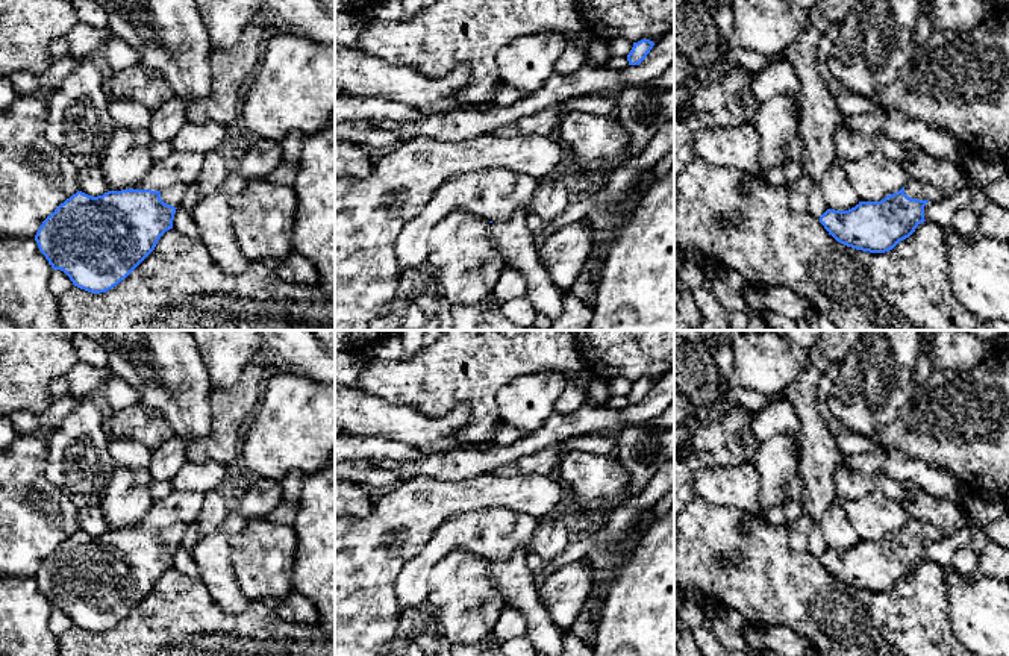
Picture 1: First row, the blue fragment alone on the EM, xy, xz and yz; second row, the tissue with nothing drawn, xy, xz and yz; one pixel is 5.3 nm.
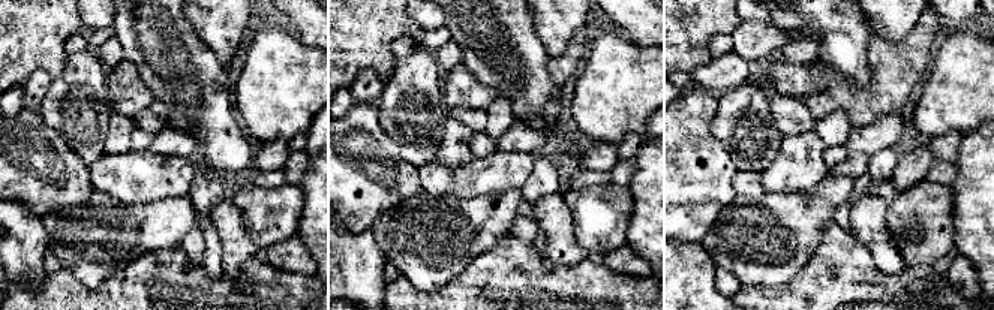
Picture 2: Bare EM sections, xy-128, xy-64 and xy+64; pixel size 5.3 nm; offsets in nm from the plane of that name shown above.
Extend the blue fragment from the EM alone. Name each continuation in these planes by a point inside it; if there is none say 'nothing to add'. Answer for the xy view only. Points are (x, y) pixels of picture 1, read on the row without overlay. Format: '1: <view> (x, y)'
1: xy (173, 535)

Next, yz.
1: yz (915, 529)

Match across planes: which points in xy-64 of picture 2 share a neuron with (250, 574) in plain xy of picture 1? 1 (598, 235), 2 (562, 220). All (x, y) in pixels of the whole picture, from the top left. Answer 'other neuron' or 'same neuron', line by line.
1: same neuron
2: other neuron

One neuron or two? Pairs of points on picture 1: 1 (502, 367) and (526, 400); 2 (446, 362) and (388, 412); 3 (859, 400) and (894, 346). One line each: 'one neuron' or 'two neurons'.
1: two neurons
2: two neurons
3: one neuron

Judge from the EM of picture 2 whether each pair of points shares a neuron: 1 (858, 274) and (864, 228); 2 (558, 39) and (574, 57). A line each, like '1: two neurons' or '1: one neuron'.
1: two neurons
2: two neurons

